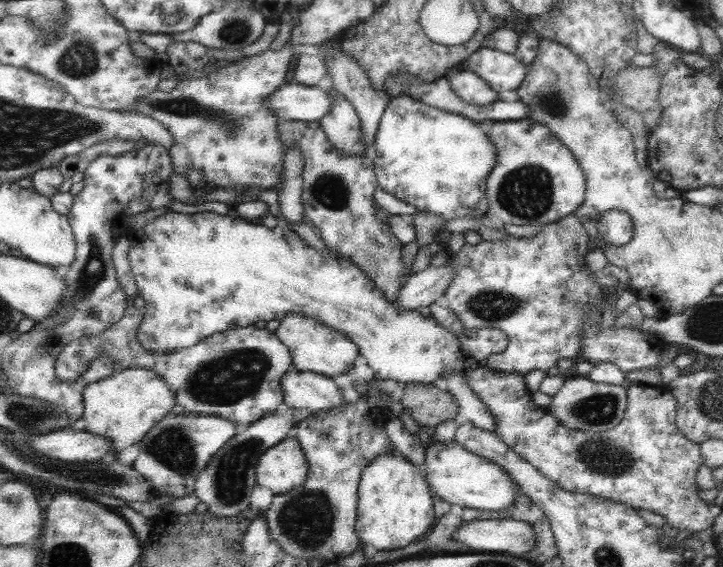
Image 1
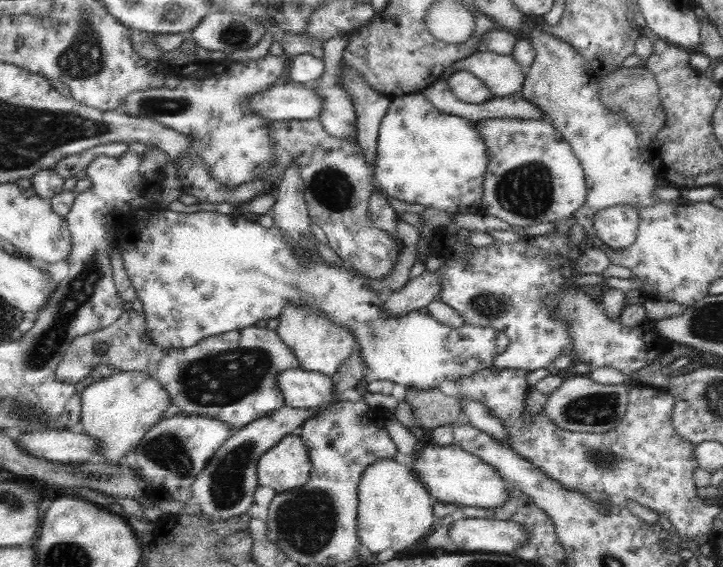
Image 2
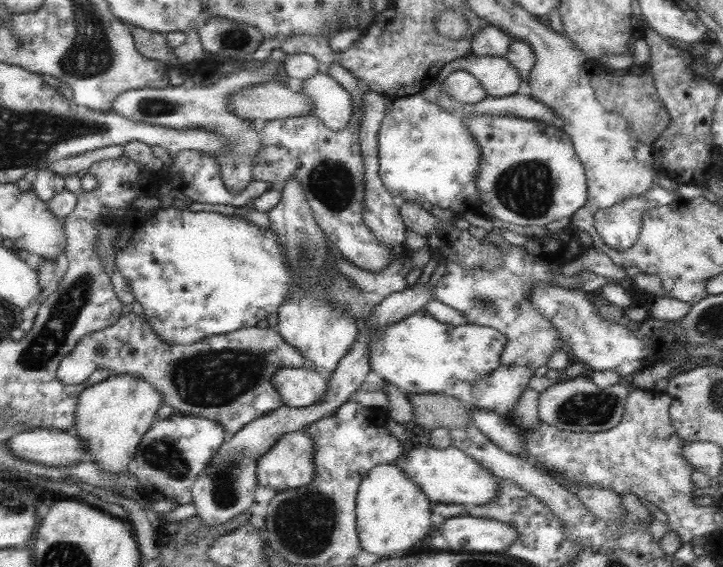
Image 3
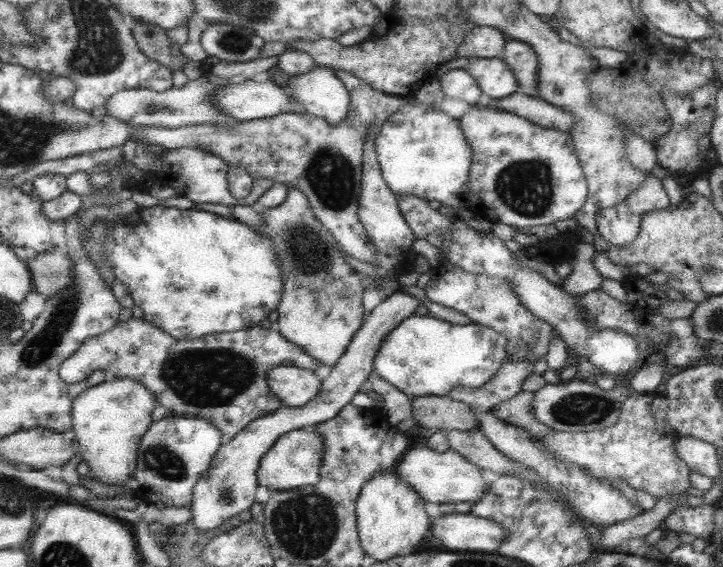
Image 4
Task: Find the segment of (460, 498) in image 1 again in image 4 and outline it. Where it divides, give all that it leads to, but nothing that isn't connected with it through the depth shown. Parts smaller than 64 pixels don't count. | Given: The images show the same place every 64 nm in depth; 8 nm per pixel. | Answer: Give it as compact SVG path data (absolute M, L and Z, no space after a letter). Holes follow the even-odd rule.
M413 448L407 450L399 464L395 466L395 472L403 482L413 486L413 490L423 498L423 502L433 502L433 504L475 504L479 502L487 490L489 484L483 478L483 472L465 460L457 450L445 450L445 452L435 452L431 448Z

